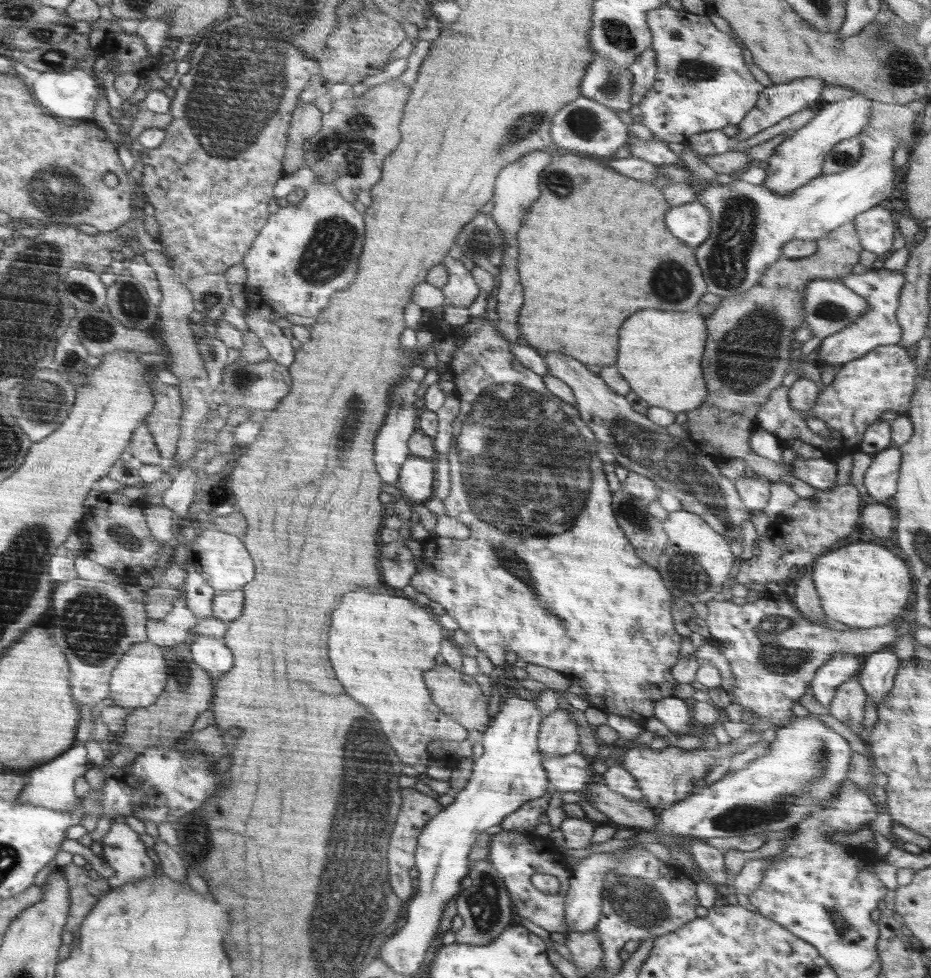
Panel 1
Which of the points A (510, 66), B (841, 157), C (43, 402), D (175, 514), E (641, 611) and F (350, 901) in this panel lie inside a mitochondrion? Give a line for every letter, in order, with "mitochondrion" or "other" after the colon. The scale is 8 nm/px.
A: other
B: mitochondrion
C: mitochondrion
D: other
E: other
F: mitochondrion

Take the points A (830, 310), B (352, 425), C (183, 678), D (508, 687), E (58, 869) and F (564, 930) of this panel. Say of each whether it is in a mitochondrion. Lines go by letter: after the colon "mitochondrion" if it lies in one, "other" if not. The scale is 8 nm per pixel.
A: mitochondrion
B: mitochondrion
C: mitochondrion
D: other
E: other
F: other

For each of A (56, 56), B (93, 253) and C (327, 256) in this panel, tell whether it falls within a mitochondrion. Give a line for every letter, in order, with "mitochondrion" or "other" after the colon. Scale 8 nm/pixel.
A: mitochondrion
B: other
C: mitochondrion

